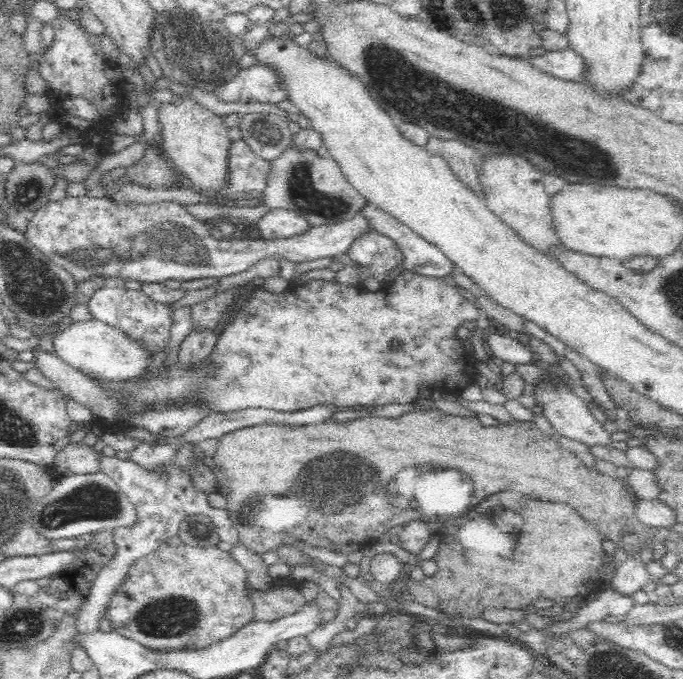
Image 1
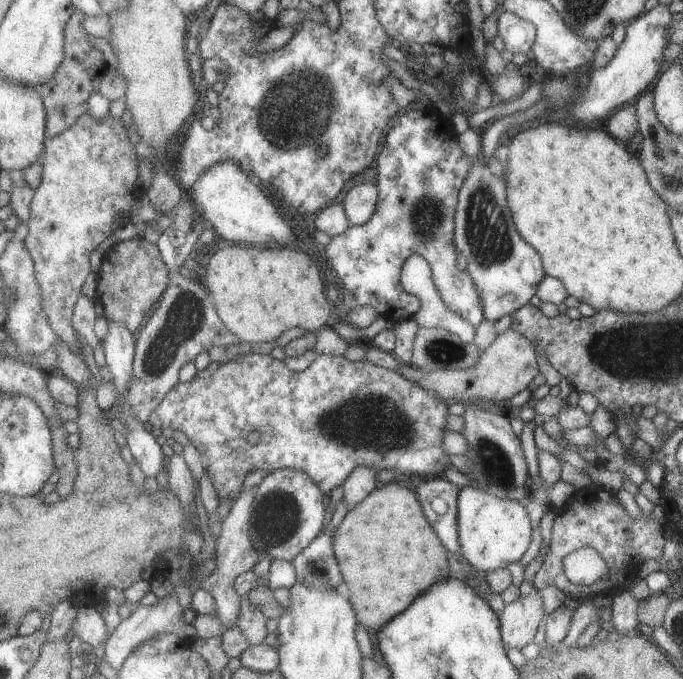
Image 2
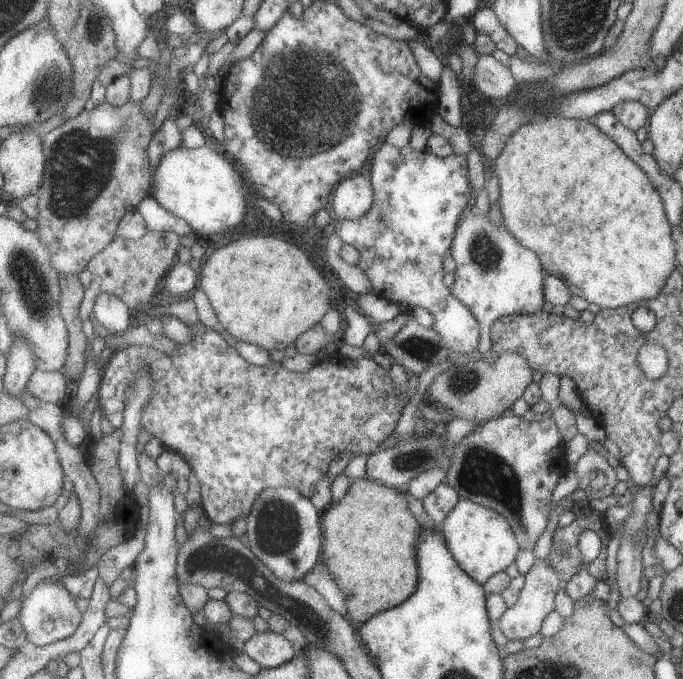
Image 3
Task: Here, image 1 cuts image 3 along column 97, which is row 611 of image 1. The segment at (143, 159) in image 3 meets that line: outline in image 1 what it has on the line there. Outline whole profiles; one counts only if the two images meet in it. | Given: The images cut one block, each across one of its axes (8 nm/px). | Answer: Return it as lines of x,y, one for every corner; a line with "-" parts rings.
180,543
178,546
170,546
165,544
157,549
154,549
150,554
142,556
142,558
135,559
130,564
130,568
126,570
126,578
119,583
115,588
114,594
110,598
110,602
106,608
105,617
112,624
113,631
118,635
130,638
139,644
150,646
152,648
180,648
183,646
203,647
210,645
212,642
220,642
229,638
234,632
241,630
244,626
250,625
256,621
255,608
255,590
251,588
249,582
249,573
231,556
229,548
224,546
190,546

